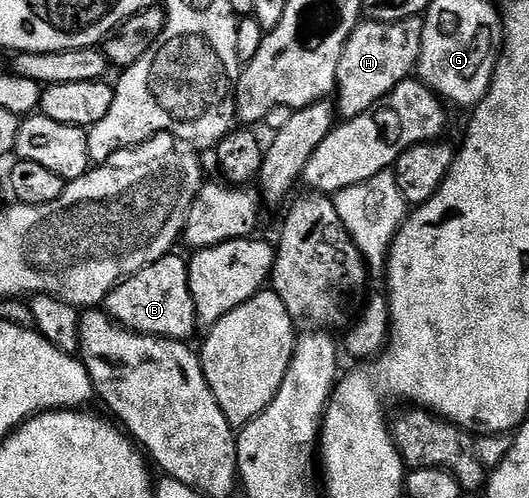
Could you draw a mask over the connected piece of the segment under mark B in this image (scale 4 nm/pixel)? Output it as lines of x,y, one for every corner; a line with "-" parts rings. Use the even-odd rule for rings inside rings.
171,253
129,275
123,283
118,283
110,290
104,310
115,323
141,335
189,340
189,335
198,327
198,318
188,285
187,260
181,259
178,253

